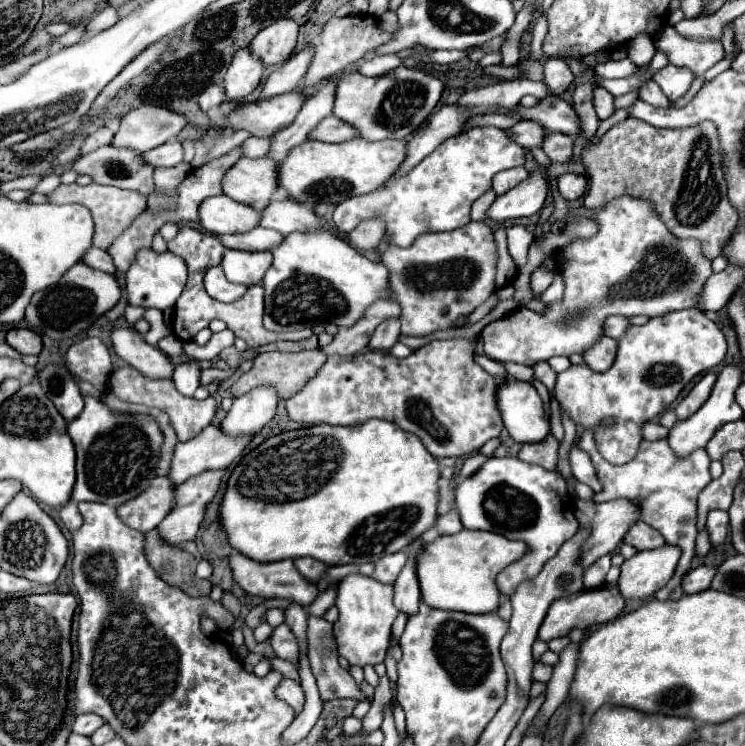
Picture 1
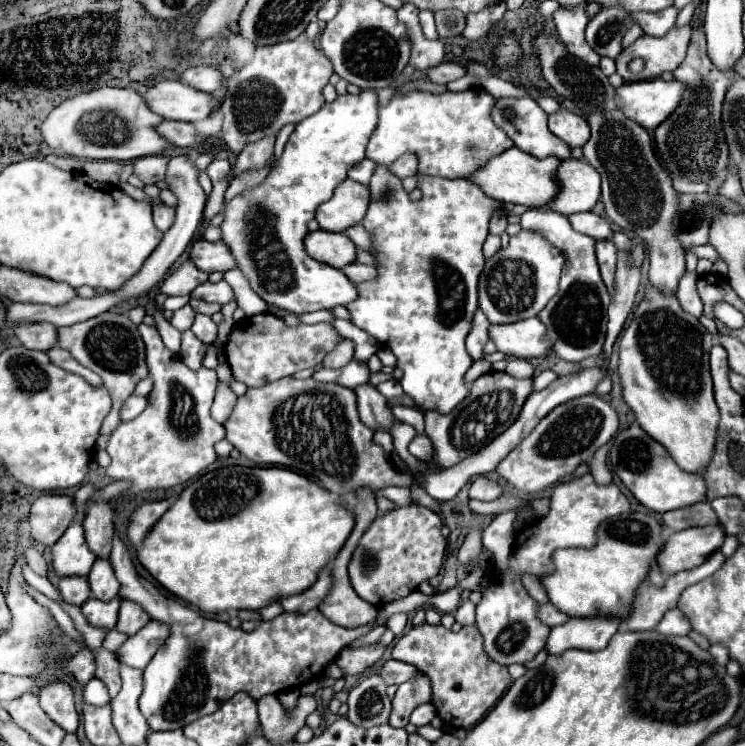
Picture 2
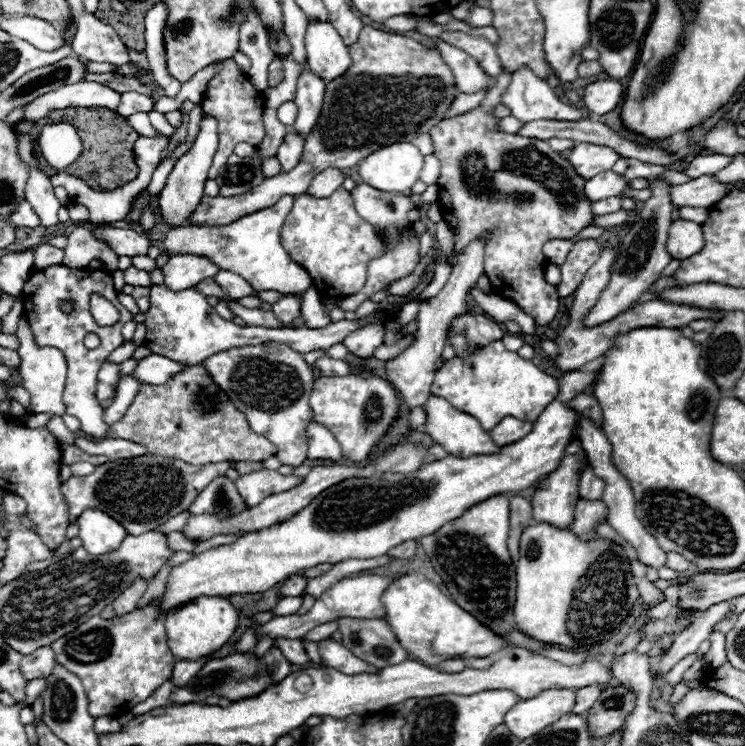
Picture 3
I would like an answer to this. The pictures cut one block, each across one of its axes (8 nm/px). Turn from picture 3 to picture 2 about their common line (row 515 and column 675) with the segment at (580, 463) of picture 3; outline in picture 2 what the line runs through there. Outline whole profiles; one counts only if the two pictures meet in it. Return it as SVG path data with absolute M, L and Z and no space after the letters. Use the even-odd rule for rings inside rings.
M704 526L674 532L664 542L664 550L660 550L656 556L658 568L666 576L672 576L682 570L692 570L700 566L712 552L716 552L722 546L722 542L722 526Z

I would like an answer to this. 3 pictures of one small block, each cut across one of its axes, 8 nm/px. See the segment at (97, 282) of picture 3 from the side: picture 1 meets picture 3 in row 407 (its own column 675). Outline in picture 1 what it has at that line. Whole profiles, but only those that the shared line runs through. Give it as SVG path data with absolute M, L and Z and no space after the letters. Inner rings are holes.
M668 64L668 66L664 66L662 70L658 70L652 80L654 80L654 82L662 88L662 92L674 102L674 100L678 100L680 96L684 96L684 94L690 90L694 78L696 78L696 76L694 76L692 70L680 68L680 66L674 66L674 64Z

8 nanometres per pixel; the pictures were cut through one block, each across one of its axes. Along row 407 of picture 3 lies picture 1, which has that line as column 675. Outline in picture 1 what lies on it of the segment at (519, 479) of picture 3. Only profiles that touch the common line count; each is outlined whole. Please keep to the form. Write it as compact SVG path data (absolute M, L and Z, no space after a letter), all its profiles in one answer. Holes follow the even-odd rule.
M662 546L642 550L630 560L624 560L618 578L618 590L624 600L648 600L666 586L678 564L680 550L676 546Z

